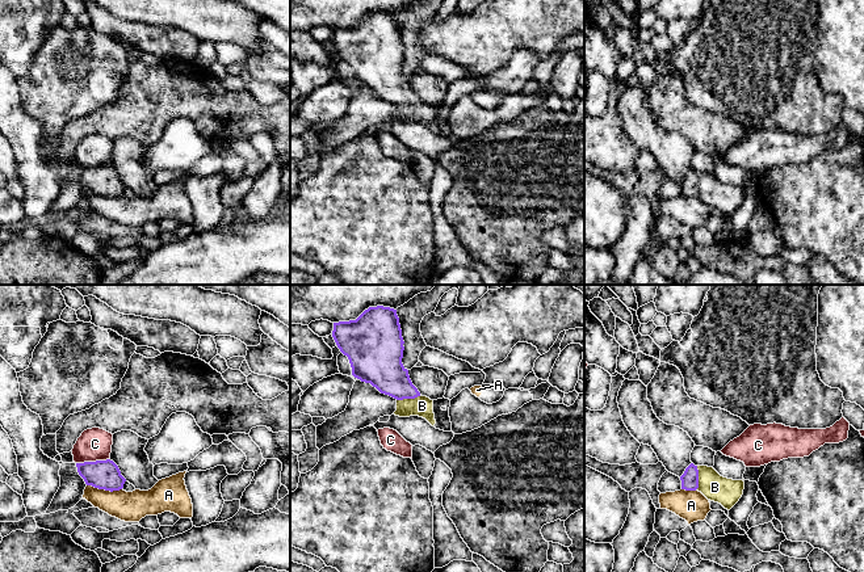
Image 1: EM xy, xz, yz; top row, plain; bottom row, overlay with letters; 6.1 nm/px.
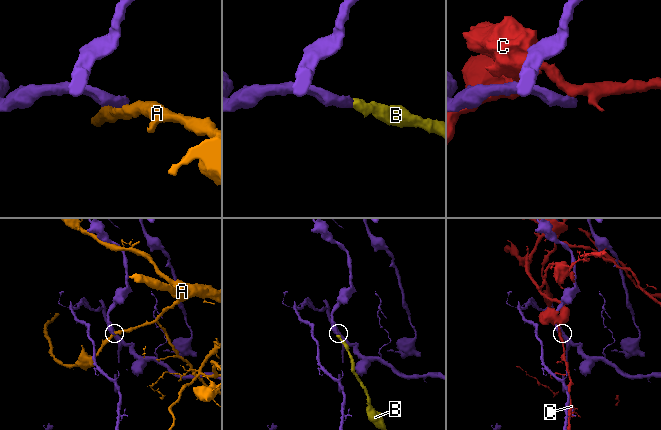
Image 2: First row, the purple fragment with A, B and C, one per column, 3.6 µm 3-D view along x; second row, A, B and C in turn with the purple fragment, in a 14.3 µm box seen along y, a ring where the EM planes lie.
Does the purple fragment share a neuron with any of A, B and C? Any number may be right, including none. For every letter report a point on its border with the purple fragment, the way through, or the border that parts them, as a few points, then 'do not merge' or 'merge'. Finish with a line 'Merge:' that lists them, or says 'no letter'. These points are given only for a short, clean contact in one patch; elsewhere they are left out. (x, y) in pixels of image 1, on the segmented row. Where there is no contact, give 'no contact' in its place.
A: meets purple in xy at (104, 488); do not merge
B: meets purple in xz at (409, 398); runs through xz (382, 367), (409, 398), (415, 404), (422, 406); merge
C: meets purple in xy at (92, 462); do not merge
Merge: B

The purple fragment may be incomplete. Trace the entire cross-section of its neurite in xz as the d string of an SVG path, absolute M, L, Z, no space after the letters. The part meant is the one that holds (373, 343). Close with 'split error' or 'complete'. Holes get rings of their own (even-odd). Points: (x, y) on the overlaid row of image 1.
M383 306L369 307L356 320L334 323L332 337L340 352L348 357L355 378L370 383L381 394L397 400L395 416L419 416L435 426L433 400L420 395L402 363L404 341L397 310Z; split error

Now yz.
M691 463L680 476L681 489L699 491L730 510L742 497L745 481L721 476L713 467Z; split error

